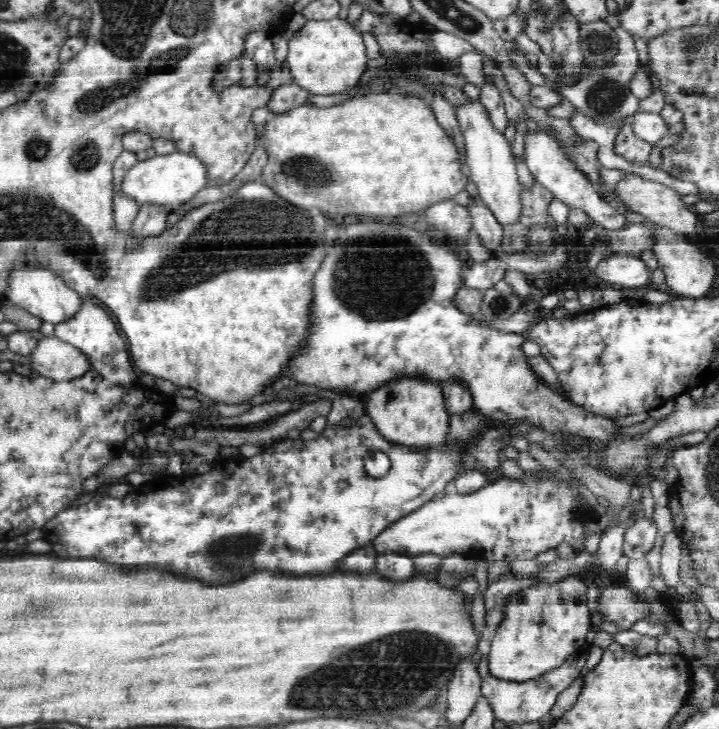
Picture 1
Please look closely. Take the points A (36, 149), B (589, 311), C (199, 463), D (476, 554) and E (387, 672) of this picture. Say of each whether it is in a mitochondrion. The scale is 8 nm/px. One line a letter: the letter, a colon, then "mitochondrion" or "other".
A: mitochondrion
B: other
C: other
D: other
E: mitochondrion

